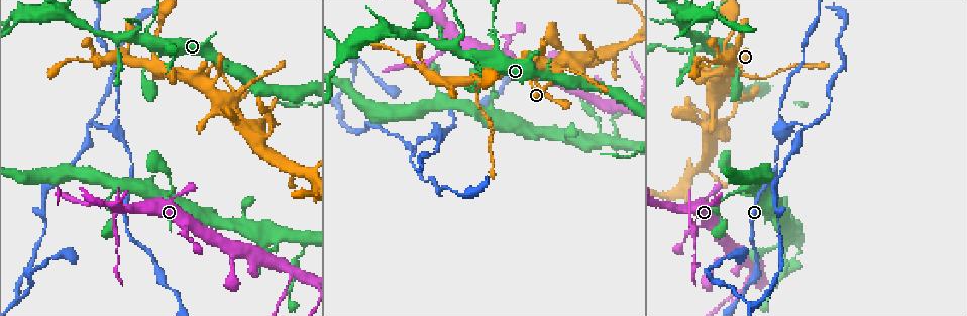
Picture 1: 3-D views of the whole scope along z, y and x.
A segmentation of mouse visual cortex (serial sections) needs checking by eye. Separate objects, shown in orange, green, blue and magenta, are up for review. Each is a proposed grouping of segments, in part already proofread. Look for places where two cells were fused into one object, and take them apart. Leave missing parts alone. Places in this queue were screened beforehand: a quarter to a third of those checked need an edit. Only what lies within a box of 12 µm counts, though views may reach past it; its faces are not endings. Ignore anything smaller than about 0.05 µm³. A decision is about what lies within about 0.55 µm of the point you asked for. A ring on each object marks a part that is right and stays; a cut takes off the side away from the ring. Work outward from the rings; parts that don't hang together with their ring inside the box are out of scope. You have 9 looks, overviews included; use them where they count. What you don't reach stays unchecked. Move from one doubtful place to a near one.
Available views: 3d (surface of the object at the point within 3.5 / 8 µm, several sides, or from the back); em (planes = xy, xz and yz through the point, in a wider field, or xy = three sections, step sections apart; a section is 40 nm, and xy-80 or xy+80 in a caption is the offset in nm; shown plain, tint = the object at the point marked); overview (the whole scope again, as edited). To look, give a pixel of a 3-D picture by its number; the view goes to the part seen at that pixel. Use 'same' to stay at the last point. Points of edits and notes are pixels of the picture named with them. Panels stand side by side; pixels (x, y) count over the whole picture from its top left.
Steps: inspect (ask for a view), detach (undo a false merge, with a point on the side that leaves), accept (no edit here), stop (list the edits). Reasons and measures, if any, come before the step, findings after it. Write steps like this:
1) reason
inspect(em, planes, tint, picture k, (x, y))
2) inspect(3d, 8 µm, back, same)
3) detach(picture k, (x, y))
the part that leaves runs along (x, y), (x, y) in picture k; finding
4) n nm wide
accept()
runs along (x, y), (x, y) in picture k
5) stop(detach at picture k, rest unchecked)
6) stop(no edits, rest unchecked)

thick turns thin
inspect(3d, 3.5 µm, picture 1, (696, 51))

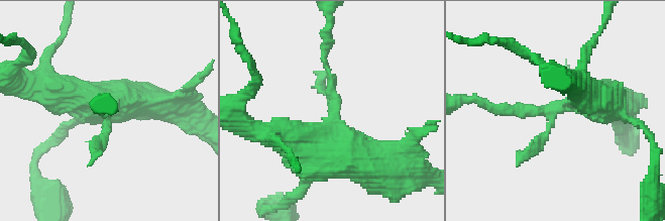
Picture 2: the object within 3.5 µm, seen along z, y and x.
inspect(em, xy, step 5, tint, picture 2, (335, 109))

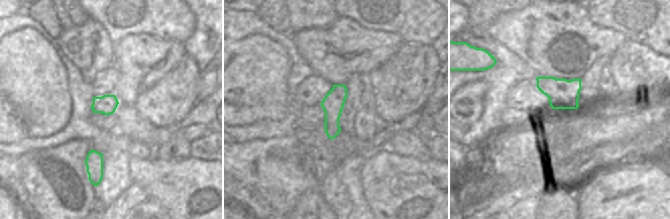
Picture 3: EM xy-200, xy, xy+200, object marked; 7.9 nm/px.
accept()
runs along (352, 162), (334, 156), (328, 43) in picture 2; continuous, no second cell

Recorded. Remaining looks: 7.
sharp bend
inspect(3d, 3.5 µm, picture 1, (411, 156))

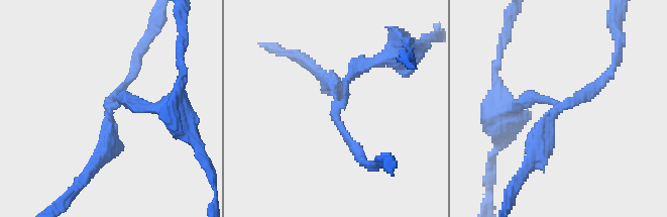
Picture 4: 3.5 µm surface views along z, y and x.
3 arms; arms of 150, 200, 250 nm
inspect(em, xy, step 2, tint, picture 4, (559, 107))

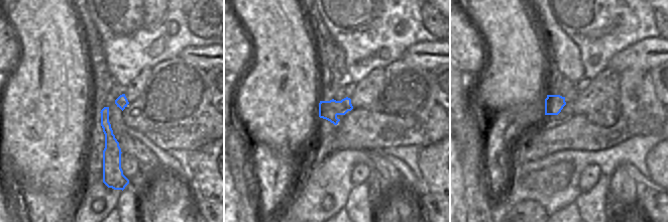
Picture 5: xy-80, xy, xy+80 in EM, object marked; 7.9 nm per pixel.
detach(picture 4, (595, 91))
a second cell is stuck on

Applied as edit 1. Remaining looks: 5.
redraw
inspect(overview)

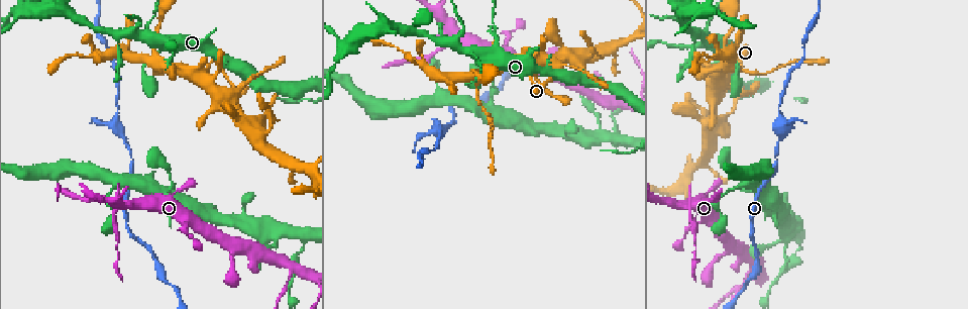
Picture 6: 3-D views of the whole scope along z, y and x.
a narrow waist
inspect(em, planes, tint, picture 6, (113, 217))

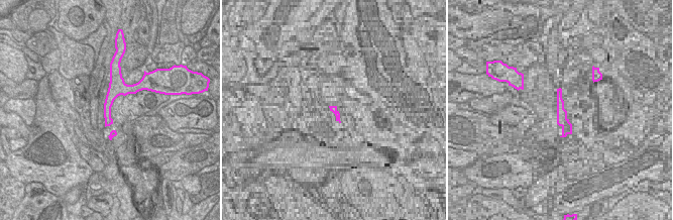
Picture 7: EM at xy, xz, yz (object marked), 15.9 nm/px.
see where the arms go
inspect(3d, 3.5 µm, same)

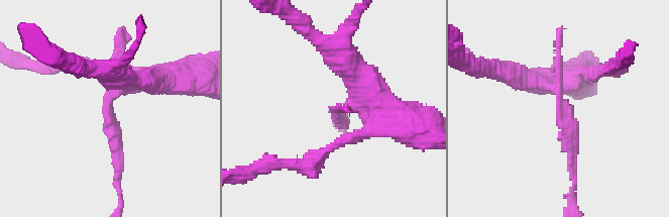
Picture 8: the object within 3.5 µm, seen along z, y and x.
detach(picture 8, (115, 127))
the part that leaves runs along (560, 88), (572, 184) in picture 8; two cells meet here

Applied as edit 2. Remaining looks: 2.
stop(detach at picture 4, detach at picture 8, rest unchecked)

